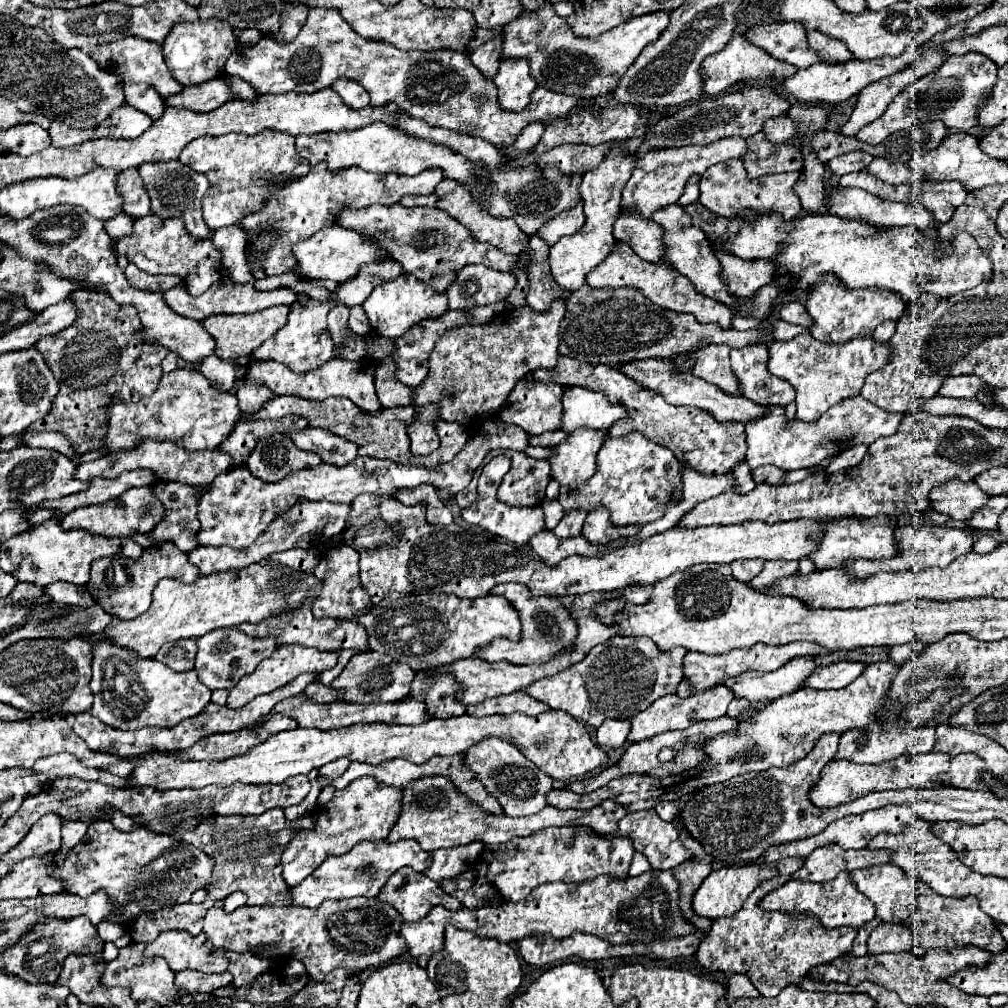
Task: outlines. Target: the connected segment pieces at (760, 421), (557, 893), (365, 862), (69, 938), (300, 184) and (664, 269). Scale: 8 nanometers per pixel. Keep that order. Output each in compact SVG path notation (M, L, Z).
M863 396L847 398L847 402L839 402L831 406L819 420L801 422L797 418L787 420L783 406L767 406L767 414L757 418L755 422L745 422L747 432L747 456L745 462L751 470L759 466L777 466L783 470L797 470L819 466L825 458L833 458L843 450L849 450L855 444L871 444L881 436L891 436L903 422L905 414L879 410L875 404L867 402Z
M649 870L641 876L619 882L615 878L597 878L589 884L541 884L535 888L527 900L501 906L481 906L481 908L459 908L447 910L443 906L431 908L427 918L421 918L415 924L403 922L399 936L407 942L409 954L431 956L443 948L445 924L451 922L457 928L475 932L481 938L499 938L501 942L517 942L525 936L545 936L569 938L573 932L593 934L609 944L629 944L629 942L653 942L653 940L671 940L685 934L695 934L697 928L683 918L679 908L679 882L671 872Z
M399 840L395 844L389 842L359 842L341 856L327 858L311 876L307 876L301 884L291 888L291 904L317 908L325 900L345 900L353 896L377 896L387 878L403 868L411 866L415 872L423 872L431 864L431 854L423 852L415 840Z
M79 916L79 918L69 918L69 920L55 920L47 918L47 922L37 922L31 932L27 932L17 944L9 946L3 952L5 960L5 970L13 976L25 978L31 984L41 984L49 982L53 984L61 972L61 964L69 954L89 954L89 952L101 952L103 950L103 940L99 938L95 926Z
M319 162L317 166L311 168L309 174L305 174L303 178L295 178L295 180L281 180L277 182L275 178L269 180L269 194L267 198L263 200L263 206L261 210L257 212L251 212L247 214L239 226L245 230L247 234L247 240L249 240L249 268L255 264L255 260L259 256L263 256L261 260L261 268L265 270L267 276L277 276L277 274L289 274L289 272L295 272L295 258L291 254L291 246L299 240L305 240L309 236L313 236L317 230L321 228L327 228L327 226L335 226L335 210L343 210L343 206L355 206L355 210L363 208L363 206L373 206L373 204L383 204L383 206L389 206L389 204L395 204L399 202L401 196L405 194L433 194L435 186L443 180L443 172L441 170L423 170L423 174L417 174L417 176L403 176L403 174L371 174L371 172L365 172L365 170L359 170L359 168L347 168L347 170L339 170L339 172L331 172L327 170L327 166L323 166L323 162Z
M615 242L613 244L611 254L587 274L587 284L591 288L625 288L625 286L633 286L633 288L641 290L643 296L647 296L653 304L657 304L661 308L693 314L697 318L697 322L701 322L701 324L719 324L721 328L731 328L731 308L729 306L723 306L721 302L699 294L695 290L693 282L689 278L685 278L683 274L679 274L669 264L653 264L653 262L647 262L647 260L639 258L631 250L631 246L627 246L627 242Z

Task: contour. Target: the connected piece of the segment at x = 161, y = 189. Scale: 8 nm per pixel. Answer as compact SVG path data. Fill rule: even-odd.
M179 160L143 164L139 168L139 174L143 178L143 186L147 186L147 194L151 198L151 212L153 214L165 216L163 210L185 210L185 212L179 214L179 218L183 218L191 238L207 238L207 234L211 230L207 228L207 224L203 222L203 216L201 216L201 200L207 194L209 182L203 174L191 170L189 166L183 166Z

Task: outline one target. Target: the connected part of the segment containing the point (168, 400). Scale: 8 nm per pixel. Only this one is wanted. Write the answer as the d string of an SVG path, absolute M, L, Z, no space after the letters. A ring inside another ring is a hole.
M177 368L163 374L157 390L145 400L133 404L123 402L121 398L111 398L103 410L107 414L107 434L103 436L105 444L99 448L103 456L117 454L117 450L131 450L147 438L159 442L179 442L179 446L191 452L213 450L233 432L239 418L235 394L211 388L201 372L189 368Z

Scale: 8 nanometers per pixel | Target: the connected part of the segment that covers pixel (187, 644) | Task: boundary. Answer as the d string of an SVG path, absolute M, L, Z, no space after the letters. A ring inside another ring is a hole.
M179 640L179 642L167 642L167 646L161 646L155 660L173 668L175 672L185 672L193 668L195 654L197 654L195 640Z

